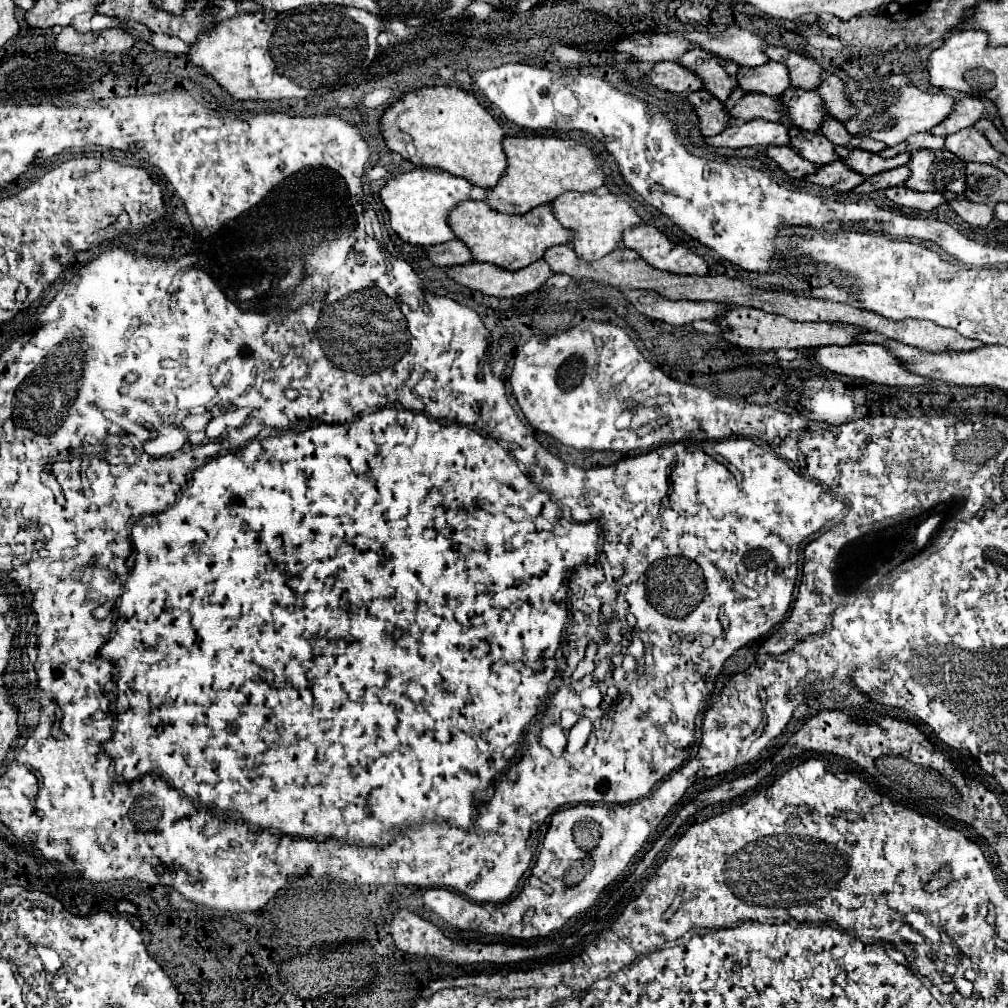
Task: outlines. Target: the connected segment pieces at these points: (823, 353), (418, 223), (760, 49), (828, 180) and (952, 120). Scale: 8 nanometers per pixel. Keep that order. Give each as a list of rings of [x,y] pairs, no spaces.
[[[846,345],[846,347],[818,347],[818,349],[810,349],[810,357],[818,361],[820,367],[824,367],[830,373],[836,375],[846,375],[846,377],[854,377],[854,379],[866,379],[870,383],[878,383],[878,385],[888,385],[888,387],[916,387],[916,385],[924,385],[928,383],[928,379],[914,375],[910,371],[906,371],[898,359],[882,345]]]
[[[414,169],[390,179],[380,189],[380,199],[390,213],[390,225],[394,233],[410,245],[426,247],[426,245],[438,245],[454,239],[454,233],[446,223],[446,215],[454,205],[468,199],[470,187],[472,185],[466,179],[454,177],[446,171]]]
[[[728,27],[726,31],[716,35],[692,31],[692,33],[686,33],[686,39],[698,45],[702,51],[720,59],[730,59],[740,67],[758,67],[768,61],[768,57],[764,55],[764,43],[760,41],[760,37],[752,35],[746,29]]]
[[[840,159],[830,163],[830,165],[822,165],[818,169],[820,171],[814,171],[814,173],[806,175],[804,181],[824,185],[824,187],[832,187],[836,191],[850,191],[852,187],[860,185],[866,179],[864,175],[858,175],[852,169],[848,169],[844,163],[840,163]]]
[[[962,97],[958,99],[958,107],[954,107],[954,111],[950,111],[950,115],[942,123],[932,127],[930,133],[946,137],[964,127],[974,125],[978,119],[982,119],[982,113],[984,113],[984,105],[976,97]]]

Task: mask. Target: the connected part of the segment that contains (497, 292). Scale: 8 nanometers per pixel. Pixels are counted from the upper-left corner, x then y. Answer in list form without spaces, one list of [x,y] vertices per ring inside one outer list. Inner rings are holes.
[[[544,259],[514,273],[498,269],[490,263],[466,263],[448,267],[446,275],[458,285],[464,285],[472,291],[482,291],[492,297],[510,299],[536,291],[552,275],[552,269],[546,265]]]

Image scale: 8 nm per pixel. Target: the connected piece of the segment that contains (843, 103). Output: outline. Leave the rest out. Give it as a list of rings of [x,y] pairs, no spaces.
[[[828,75],[828,77],[822,79],[822,83],[818,85],[816,93],[822,97],[822,109],[826,111],[828,117],[834,117],[834,119],[838,119],[838,121],[844,121],[844,119],[854,117],[854,107],[852,107],[852,103],[846,99],[844,83],[842,83],[840,77]]]

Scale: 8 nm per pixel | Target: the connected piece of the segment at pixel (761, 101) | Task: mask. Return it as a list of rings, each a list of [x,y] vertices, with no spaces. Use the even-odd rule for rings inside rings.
[[[734,89],[730,93],[730,99],[724,103],[726,113],[732,119],[742,119],[742,121],[752,121],[752,119],[766,119],[766,121],[786,121],[786,111],[778,103],[776,97],[768,95],[756,95],[756,93],[746,93],[740,89]]]

